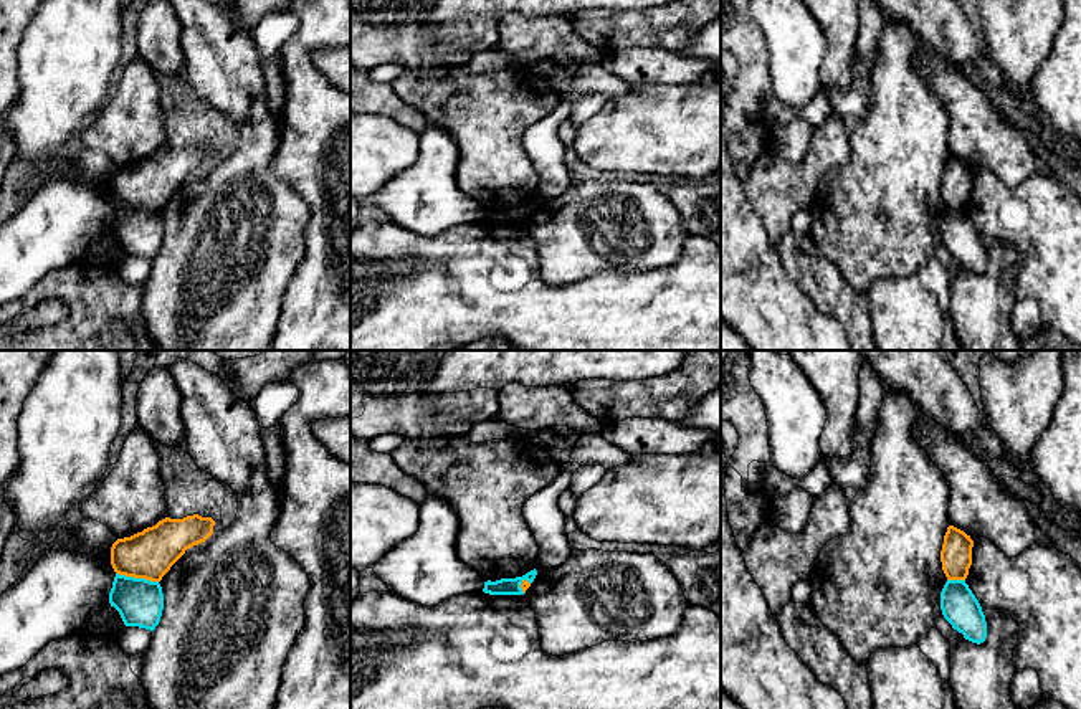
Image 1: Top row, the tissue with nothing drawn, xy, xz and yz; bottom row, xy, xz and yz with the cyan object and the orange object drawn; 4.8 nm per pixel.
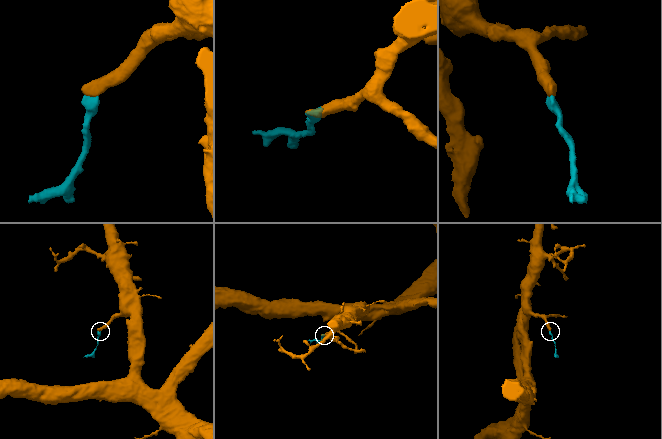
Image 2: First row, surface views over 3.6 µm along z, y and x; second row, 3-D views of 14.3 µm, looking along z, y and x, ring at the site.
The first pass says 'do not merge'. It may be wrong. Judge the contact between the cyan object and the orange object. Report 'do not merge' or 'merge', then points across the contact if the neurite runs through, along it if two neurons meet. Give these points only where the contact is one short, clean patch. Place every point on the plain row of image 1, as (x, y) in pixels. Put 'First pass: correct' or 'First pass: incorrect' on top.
First pass: correct
do not merge; border along xy (116, 202), (126, 207), (144, 207), (157, 212)

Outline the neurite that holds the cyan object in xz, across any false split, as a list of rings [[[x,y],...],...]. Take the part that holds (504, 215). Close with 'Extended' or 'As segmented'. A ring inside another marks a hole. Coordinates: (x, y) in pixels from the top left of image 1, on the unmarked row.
[[[534,198],[522,207],[501,208],[501,210],[496,210],[496,212],[488,210],[488,212],[484,212],[483,221],[489,223],[489,225],[524,225],[521,213],[524,210],[532,213],[536,205],[537,205],[537,200]]]. As segmented

